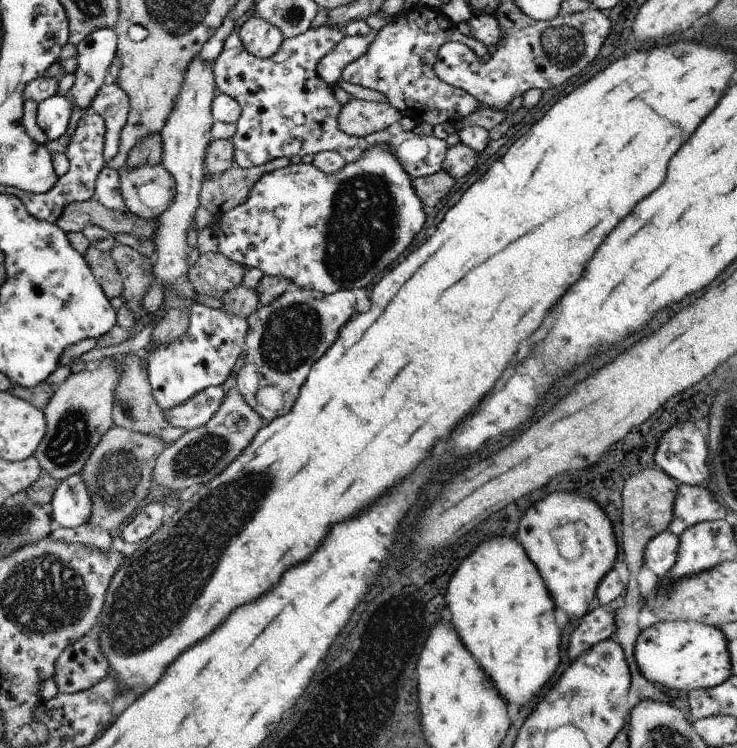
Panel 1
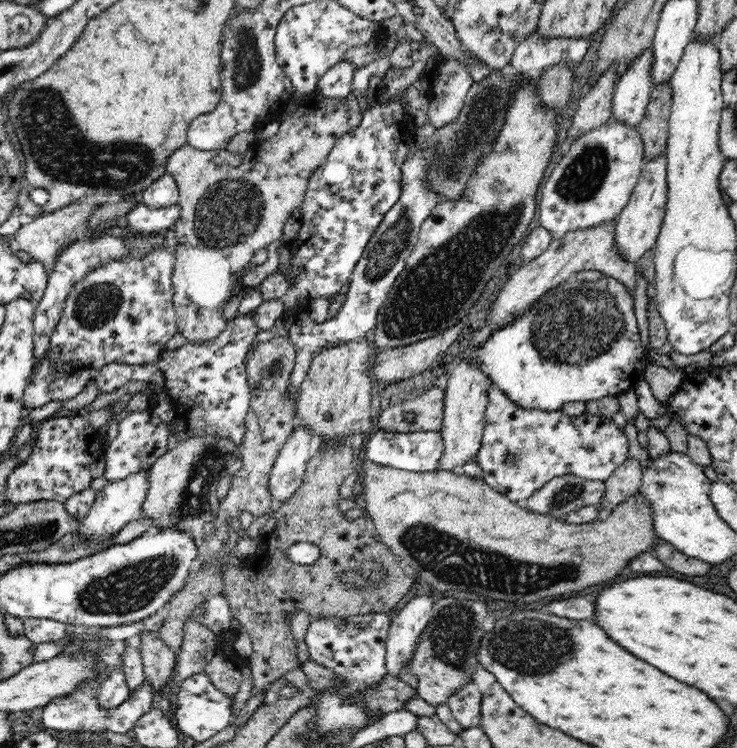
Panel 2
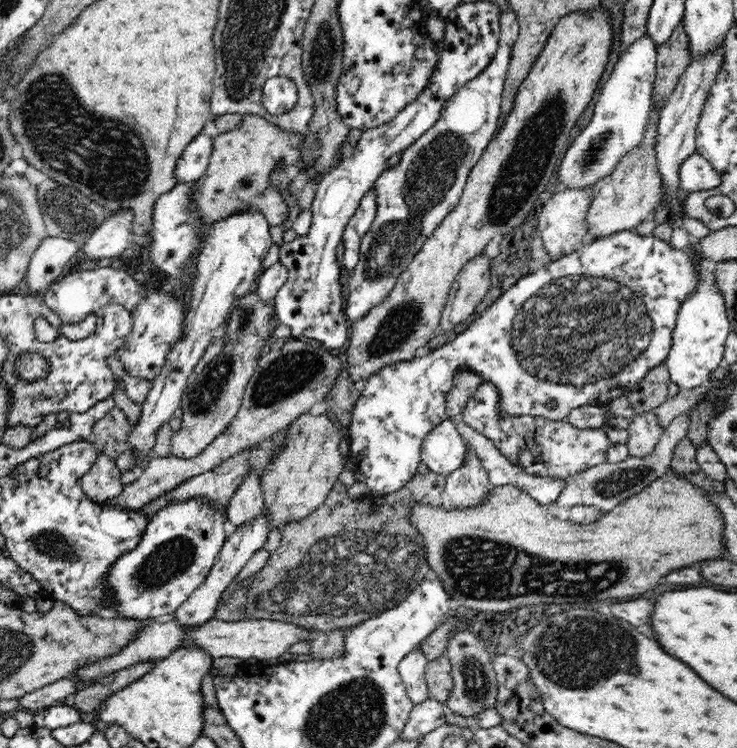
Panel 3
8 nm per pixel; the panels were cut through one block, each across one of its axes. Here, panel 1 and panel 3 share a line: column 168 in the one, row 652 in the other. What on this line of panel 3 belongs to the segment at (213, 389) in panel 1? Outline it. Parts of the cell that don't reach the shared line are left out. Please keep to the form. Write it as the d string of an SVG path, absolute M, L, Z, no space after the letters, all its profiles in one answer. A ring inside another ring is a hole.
M419 645L406 654L398 665L408 696L415 705L428 700L428 685L426 685L425 677L428 663L425 654L422 652L421 645Z

